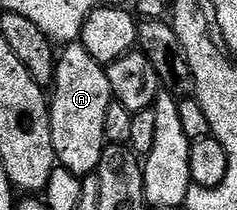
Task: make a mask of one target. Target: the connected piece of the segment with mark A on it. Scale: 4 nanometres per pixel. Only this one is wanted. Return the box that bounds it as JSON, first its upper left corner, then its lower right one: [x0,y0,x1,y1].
[49,42,111,178]

